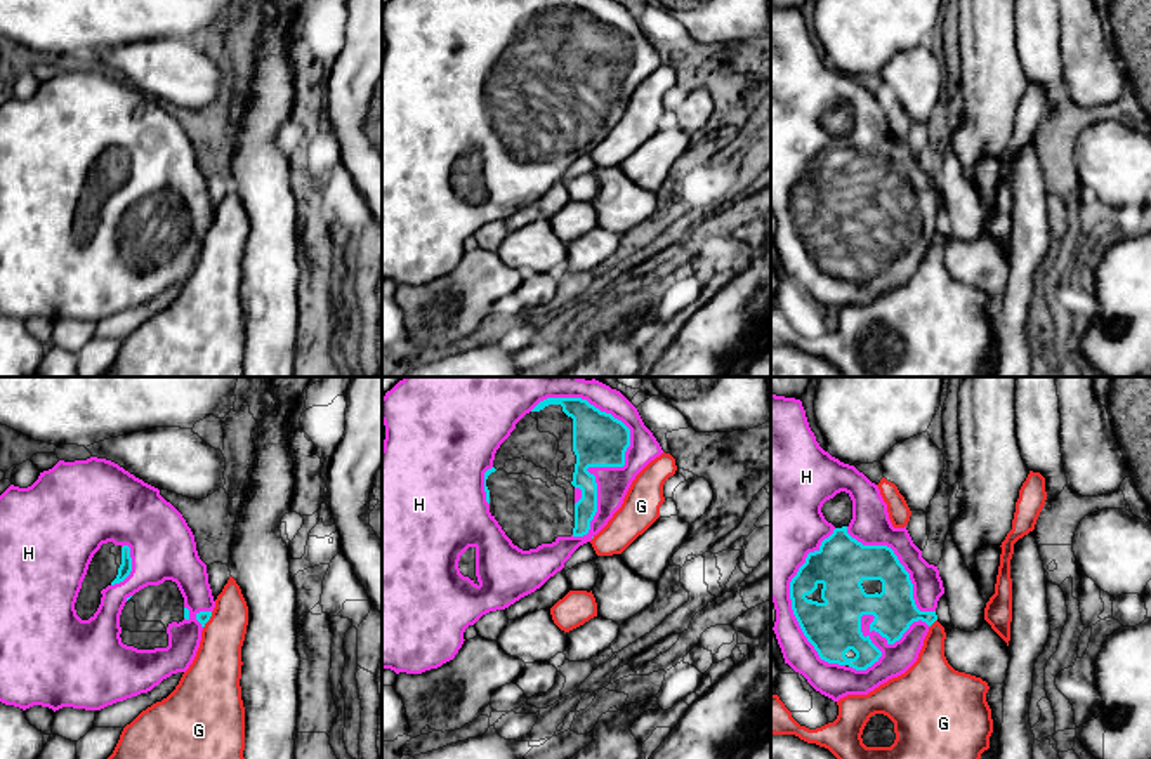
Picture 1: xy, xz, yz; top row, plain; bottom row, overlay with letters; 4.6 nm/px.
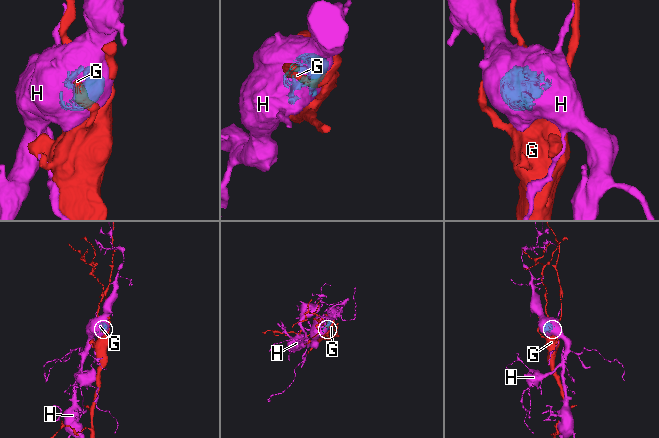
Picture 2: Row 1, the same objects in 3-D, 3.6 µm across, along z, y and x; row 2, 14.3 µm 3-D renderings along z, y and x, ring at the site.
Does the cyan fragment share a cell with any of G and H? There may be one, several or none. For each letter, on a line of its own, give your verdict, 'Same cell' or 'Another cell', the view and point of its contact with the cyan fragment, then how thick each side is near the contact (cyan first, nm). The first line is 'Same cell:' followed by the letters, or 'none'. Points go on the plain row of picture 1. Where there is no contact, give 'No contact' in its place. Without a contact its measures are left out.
Same cell: H
G: Another cell. Touches cyan at yz (933, 233). Thickness 200 nm (cyan) against 200 nm
H: Same cell. Touches cyan at xz (624, 73). Thickness 260 nm (cyan) against 150 nm

